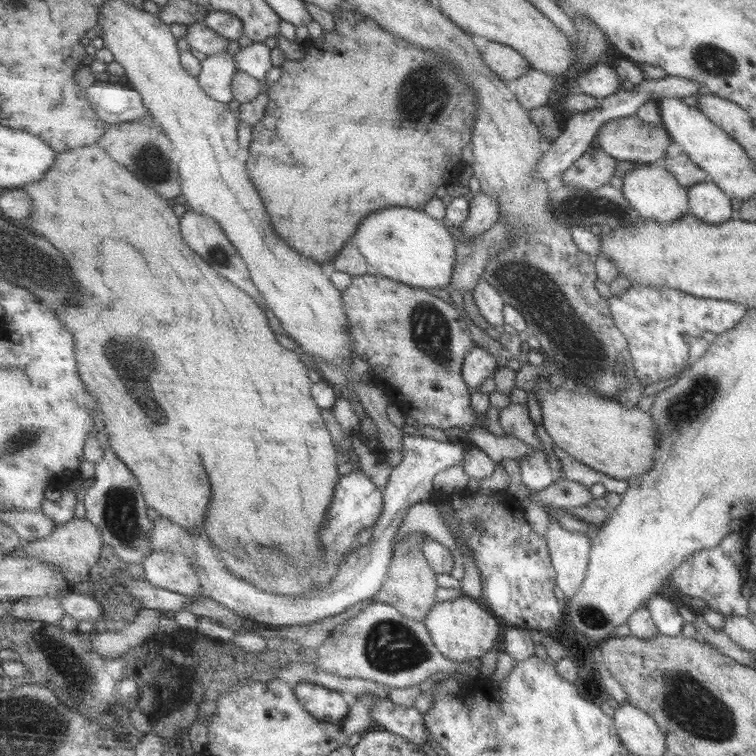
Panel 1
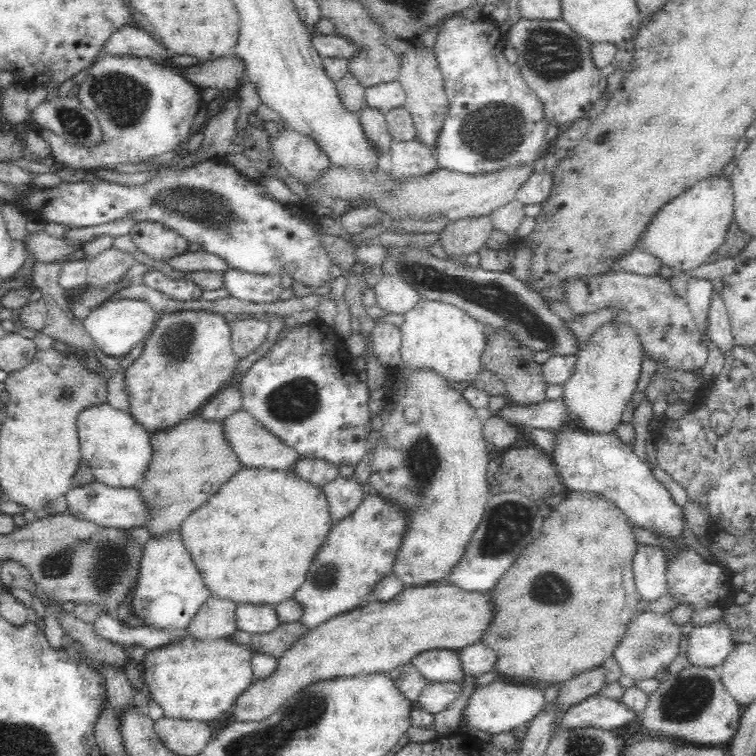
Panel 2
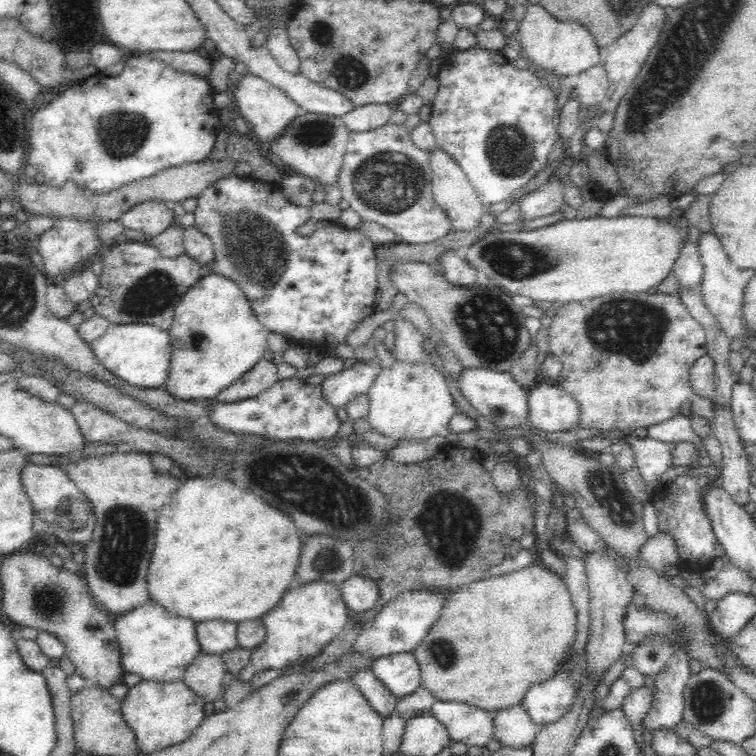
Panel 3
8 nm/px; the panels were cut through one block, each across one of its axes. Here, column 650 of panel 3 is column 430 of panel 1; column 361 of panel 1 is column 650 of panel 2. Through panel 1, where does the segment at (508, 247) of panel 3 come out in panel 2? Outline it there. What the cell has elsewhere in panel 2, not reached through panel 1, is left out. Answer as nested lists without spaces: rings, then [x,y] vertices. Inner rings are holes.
[[[712,176],[700,180],[686,194],[674,198],[658,216],[650,222],[650,228],[641,238],[640,247],[645,248],[675,272],[696,268],[707,262],[712,253],[724,244],[733,215],[734,190],[732,182],[724,176]]]

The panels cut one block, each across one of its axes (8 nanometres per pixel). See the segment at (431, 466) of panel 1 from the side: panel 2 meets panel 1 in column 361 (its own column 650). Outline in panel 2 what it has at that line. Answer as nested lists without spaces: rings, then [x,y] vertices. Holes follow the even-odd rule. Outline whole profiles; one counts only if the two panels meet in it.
[[[639,543],[633,558],[633,575],[642,600],[654,603],[667,594],[666,560],[662,549]]]

